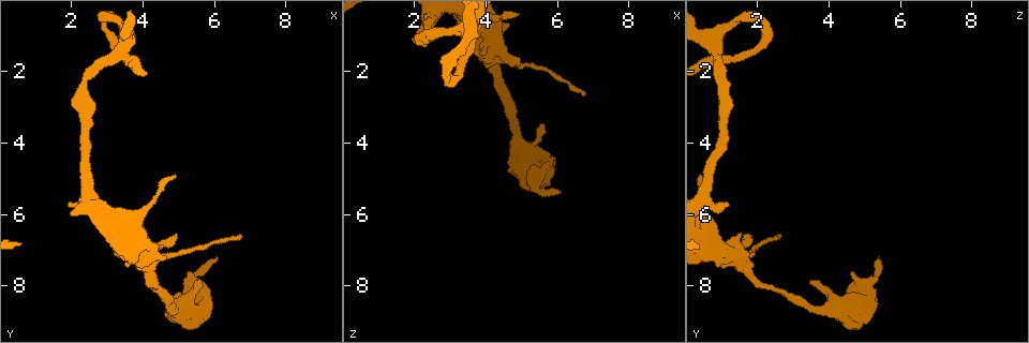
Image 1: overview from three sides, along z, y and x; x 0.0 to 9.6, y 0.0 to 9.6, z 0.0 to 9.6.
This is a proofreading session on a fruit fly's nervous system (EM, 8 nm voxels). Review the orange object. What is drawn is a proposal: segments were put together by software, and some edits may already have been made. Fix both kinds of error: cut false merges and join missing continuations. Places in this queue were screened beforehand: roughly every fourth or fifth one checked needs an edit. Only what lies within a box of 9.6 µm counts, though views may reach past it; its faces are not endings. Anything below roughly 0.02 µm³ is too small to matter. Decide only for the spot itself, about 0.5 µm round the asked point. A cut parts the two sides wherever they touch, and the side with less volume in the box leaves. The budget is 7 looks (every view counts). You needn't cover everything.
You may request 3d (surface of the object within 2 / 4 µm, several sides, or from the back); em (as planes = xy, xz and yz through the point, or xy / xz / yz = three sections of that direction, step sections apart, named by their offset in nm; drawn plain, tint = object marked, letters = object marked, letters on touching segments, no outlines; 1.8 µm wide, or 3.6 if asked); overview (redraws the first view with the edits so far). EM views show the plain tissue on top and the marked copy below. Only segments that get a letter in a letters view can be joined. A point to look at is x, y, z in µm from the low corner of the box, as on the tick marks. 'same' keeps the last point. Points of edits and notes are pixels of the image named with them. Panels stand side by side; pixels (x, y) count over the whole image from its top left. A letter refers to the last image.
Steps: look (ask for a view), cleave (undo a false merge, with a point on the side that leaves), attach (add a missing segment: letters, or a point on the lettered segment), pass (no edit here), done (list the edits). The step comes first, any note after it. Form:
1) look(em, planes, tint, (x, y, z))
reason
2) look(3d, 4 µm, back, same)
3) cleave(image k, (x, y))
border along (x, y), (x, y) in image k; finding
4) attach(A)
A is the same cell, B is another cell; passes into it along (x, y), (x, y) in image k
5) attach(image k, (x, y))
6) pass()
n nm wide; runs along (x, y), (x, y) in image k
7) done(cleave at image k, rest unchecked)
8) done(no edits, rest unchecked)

look(em, 3.6 µm, xz, step 4, tint, (3.15, 1.60, 0.90))
looks like a crossing

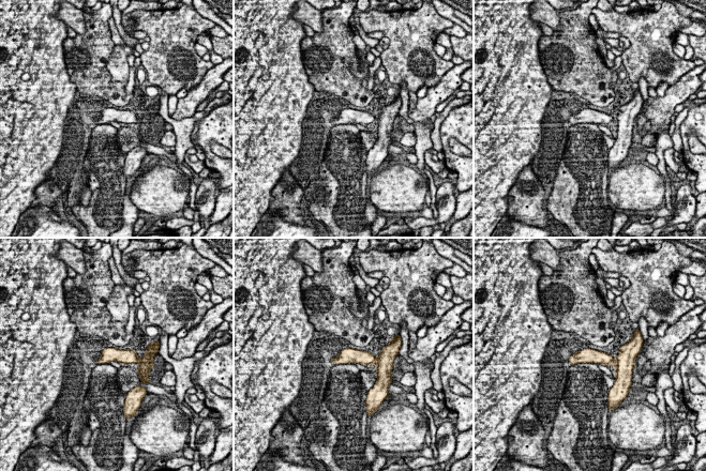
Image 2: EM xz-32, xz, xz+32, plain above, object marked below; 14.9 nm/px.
look(em, 3.6 µm, xz, step 4, letters, same)
see the neighbours

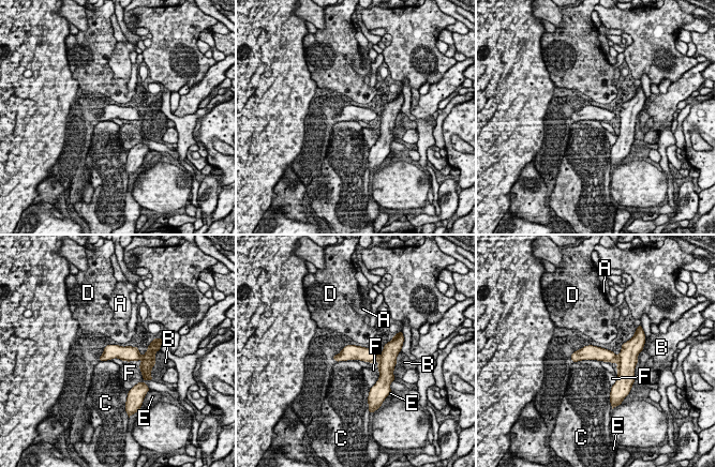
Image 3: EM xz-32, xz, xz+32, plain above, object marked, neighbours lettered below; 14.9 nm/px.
pass()
C touches over 400 nm; A, B, C, D, E and F are other cells; border along (599, 360), (578, 360), (573, 362) in image 3; one neuron here

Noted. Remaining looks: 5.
look(em, 3.6 µm, planes, letters, (3.85, 7.15, 1.20))
four arms meet

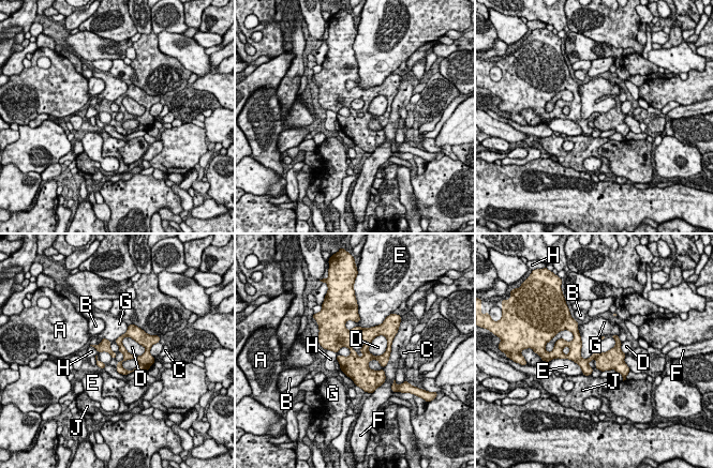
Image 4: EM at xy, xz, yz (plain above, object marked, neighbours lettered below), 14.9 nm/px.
pass()
200 nm wide; A, B, C, D, E, F, G, H and J are other cells; runs along (564, 352), (623, 365) in image 4; continuous, no second neuron

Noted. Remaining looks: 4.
look(em, xz, step 16, letters, (5.90, 8.25, 4.50))
branch stops here

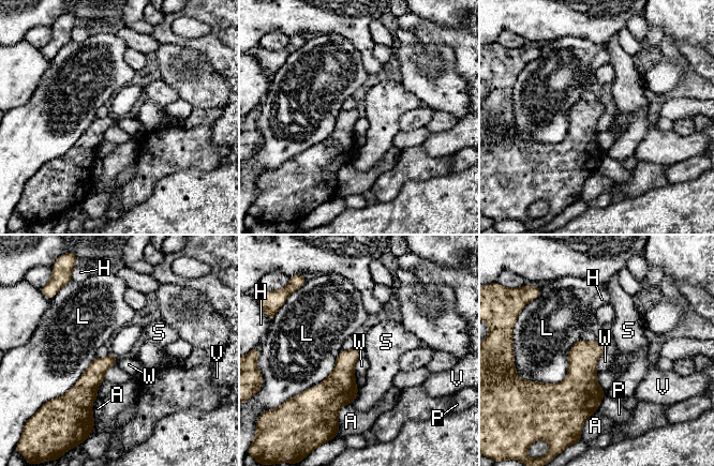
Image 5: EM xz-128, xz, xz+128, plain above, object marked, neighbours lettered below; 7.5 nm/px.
pass()
A, H, L, P, S, V and W are other cells; border along (604, 351), (596, 364), (597, 372) in image 5; none of them fits

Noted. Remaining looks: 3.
done(no edits, rest unchecked)

